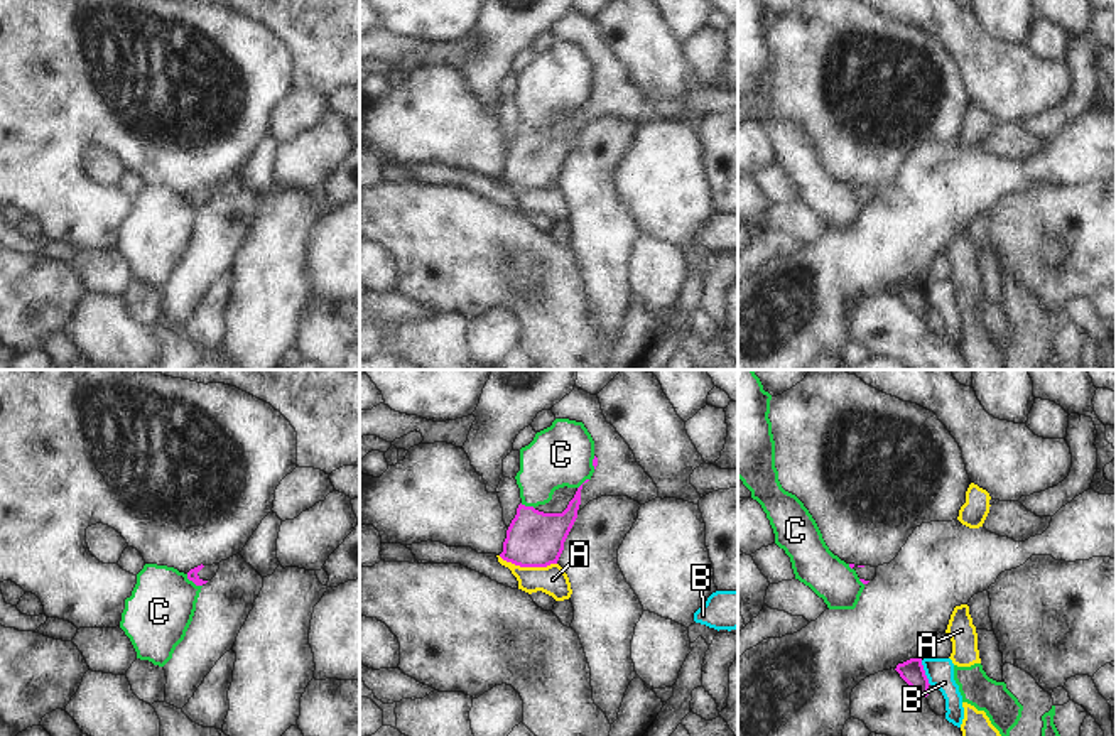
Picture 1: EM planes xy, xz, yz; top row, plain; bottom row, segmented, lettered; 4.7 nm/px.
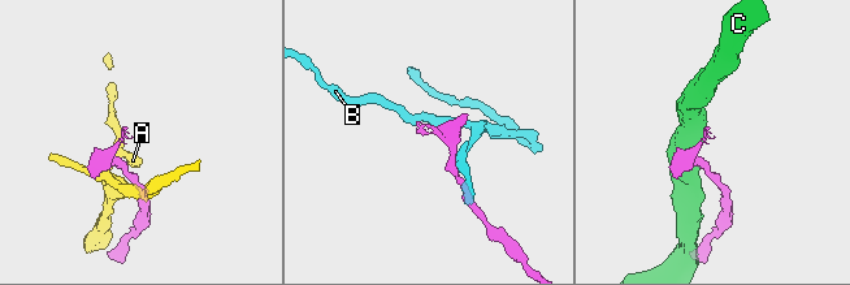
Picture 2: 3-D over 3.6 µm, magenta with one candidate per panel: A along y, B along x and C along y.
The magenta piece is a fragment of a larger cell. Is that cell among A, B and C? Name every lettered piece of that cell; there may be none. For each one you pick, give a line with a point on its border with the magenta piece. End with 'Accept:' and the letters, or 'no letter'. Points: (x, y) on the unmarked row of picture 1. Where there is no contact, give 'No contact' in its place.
Accept: no letter.

